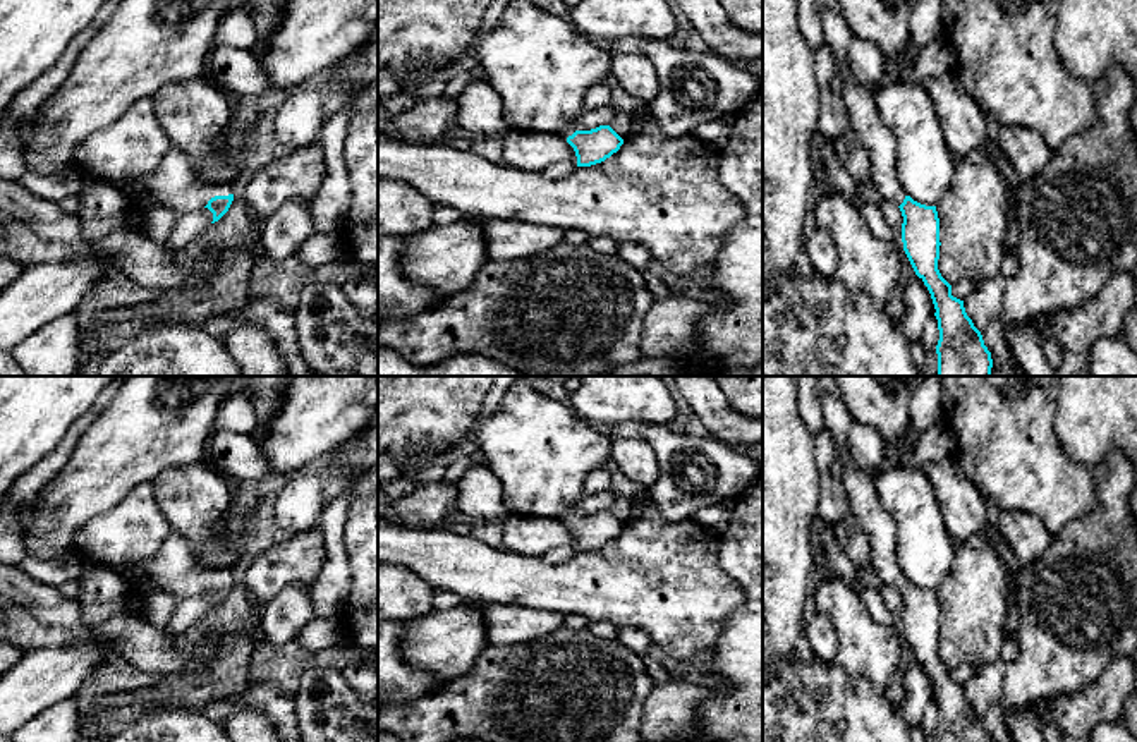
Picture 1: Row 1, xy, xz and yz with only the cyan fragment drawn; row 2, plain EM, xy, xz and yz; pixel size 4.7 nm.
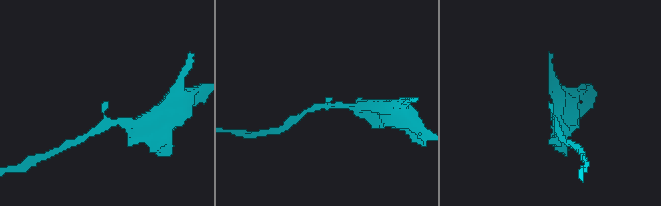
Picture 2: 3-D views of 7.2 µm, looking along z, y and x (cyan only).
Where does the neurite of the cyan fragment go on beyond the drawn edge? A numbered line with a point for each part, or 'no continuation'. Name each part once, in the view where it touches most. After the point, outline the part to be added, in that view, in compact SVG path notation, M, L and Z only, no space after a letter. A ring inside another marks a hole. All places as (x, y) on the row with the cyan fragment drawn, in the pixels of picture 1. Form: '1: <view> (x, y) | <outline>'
1: xy (176, 182) | M170 148L160 168L139 187L153 192L161 203L172 204L180 215L204 208L215 196L234 194L232 182L201 179L189 155L179 148Z

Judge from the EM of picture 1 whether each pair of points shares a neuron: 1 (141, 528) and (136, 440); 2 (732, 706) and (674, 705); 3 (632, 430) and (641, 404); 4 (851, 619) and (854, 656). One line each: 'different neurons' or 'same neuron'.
1: different neurons
2: different neurons
3: different neurons
4: same neuron

